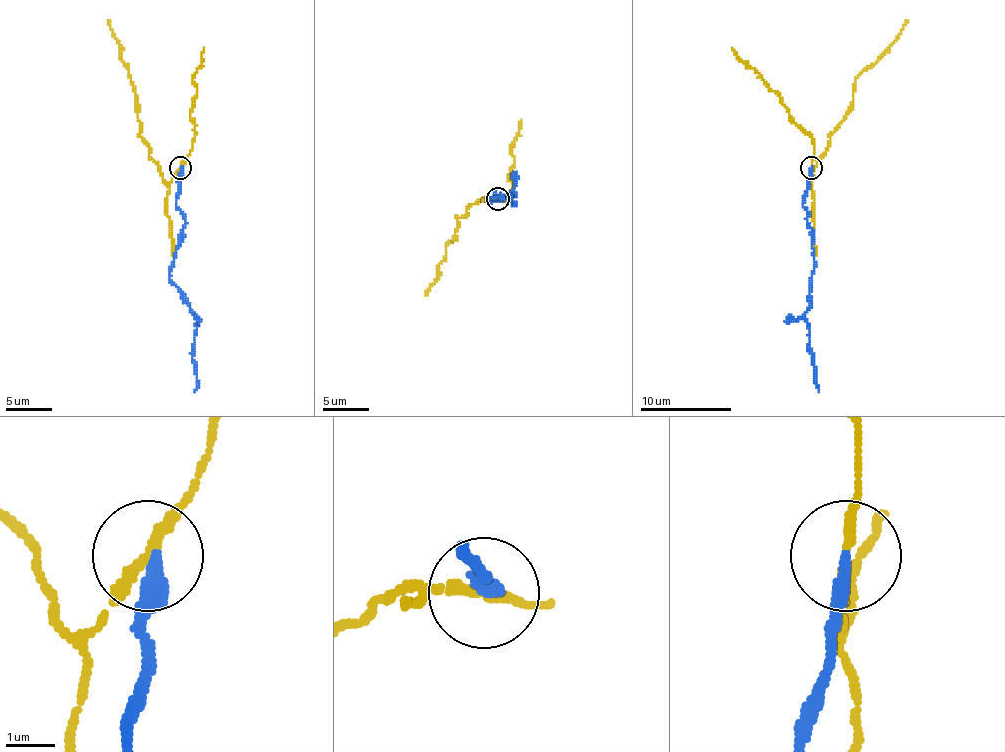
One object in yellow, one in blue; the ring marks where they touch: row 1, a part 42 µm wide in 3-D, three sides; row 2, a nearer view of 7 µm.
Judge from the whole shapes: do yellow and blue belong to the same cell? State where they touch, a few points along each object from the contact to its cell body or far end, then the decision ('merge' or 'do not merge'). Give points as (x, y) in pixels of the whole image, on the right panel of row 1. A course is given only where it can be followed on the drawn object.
(811, 168) | yellow via (812, 168), (809, 182), (814, 166), (853, 100), (855, 79), (878, 59), (907, 20) | blue via (812, 168), (802, 207), (807, 212), (814, 250), (807, 319), (818, 392) | do not merge

